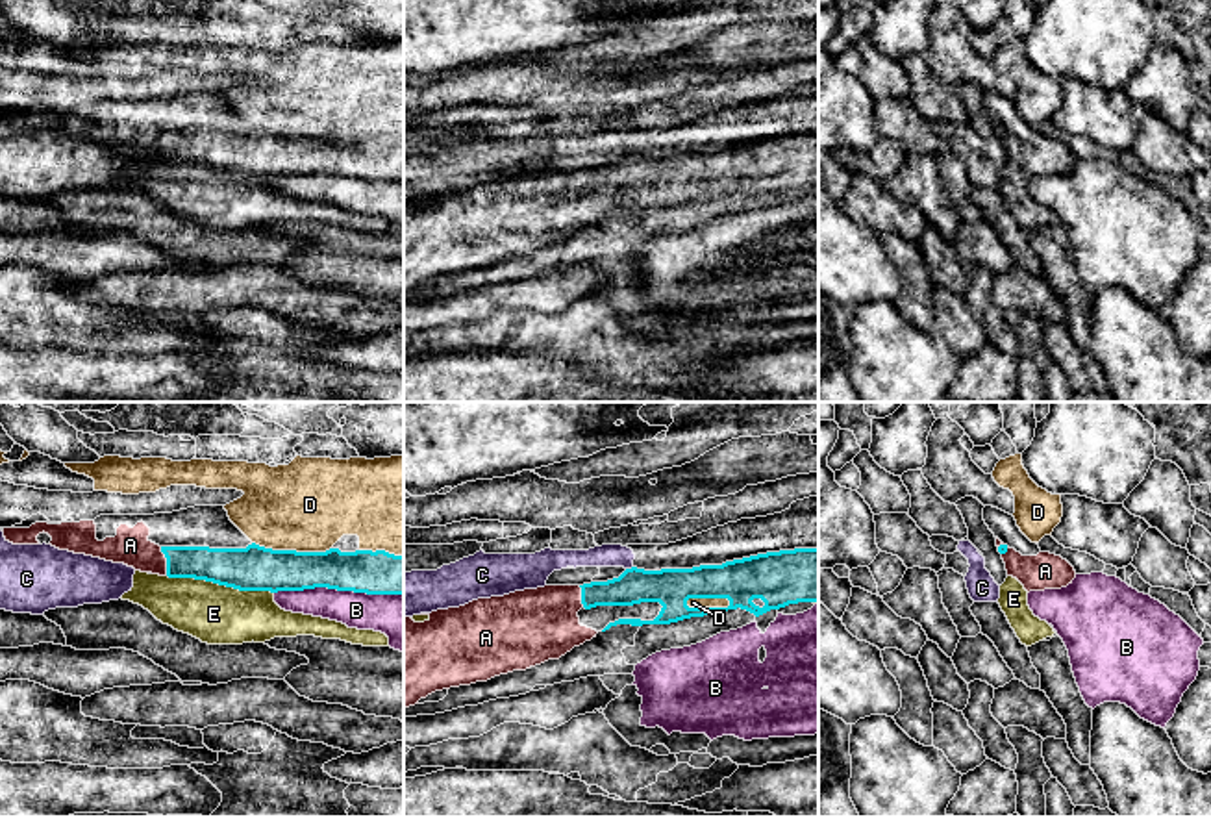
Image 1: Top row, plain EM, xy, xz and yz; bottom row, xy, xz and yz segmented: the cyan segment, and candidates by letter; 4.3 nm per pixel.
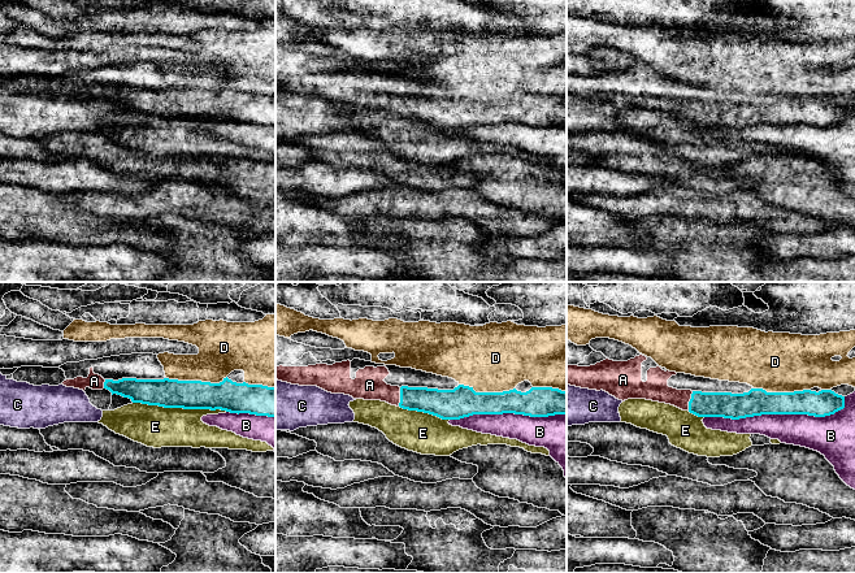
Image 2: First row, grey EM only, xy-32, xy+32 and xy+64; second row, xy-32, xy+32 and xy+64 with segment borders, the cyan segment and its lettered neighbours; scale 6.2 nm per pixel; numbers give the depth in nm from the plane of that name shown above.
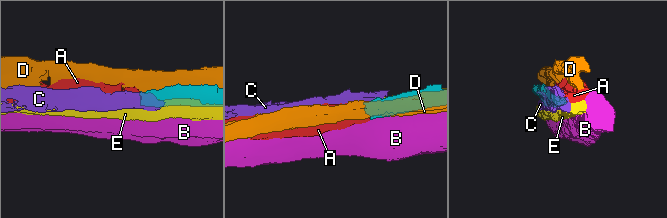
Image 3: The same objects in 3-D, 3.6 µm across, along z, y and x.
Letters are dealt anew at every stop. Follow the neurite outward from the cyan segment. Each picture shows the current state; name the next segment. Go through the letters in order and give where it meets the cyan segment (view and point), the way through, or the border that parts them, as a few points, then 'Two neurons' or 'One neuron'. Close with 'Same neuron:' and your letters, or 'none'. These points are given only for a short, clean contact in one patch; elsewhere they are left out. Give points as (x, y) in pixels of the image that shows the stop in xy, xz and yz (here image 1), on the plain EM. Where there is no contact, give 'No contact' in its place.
A: Touches cyan at xy (167, 147). Path across: xy (221, 150), (167, 147), (149, 143), (130, 130). One neuron
B: Touches cyan at xy (339, 175). Two neurons
C: Touches cyan at xz (628, 154). Boundary: xz (632, 150), (626, 154). Two neurons
D: Touches cyan at xz (710, 182). Two neurons
E: Touches cyan at xy (221, 169). Two neurons
Same neuron: A

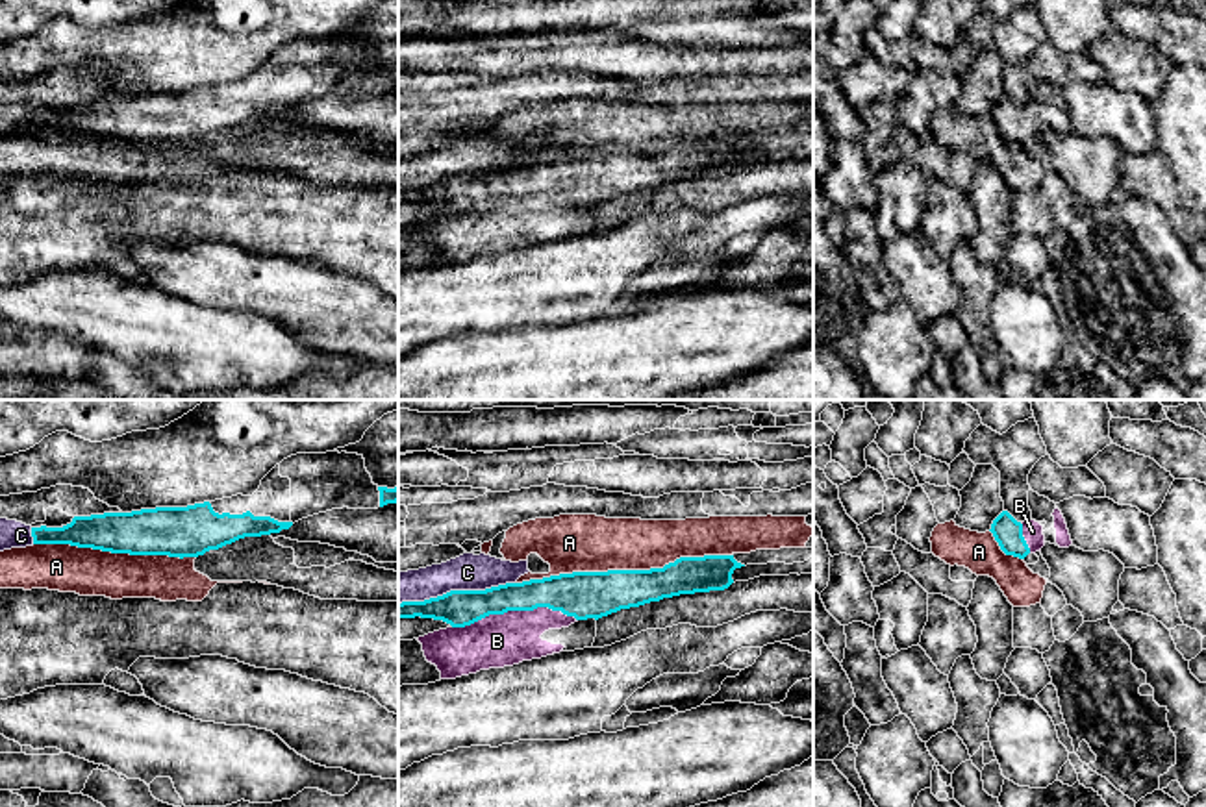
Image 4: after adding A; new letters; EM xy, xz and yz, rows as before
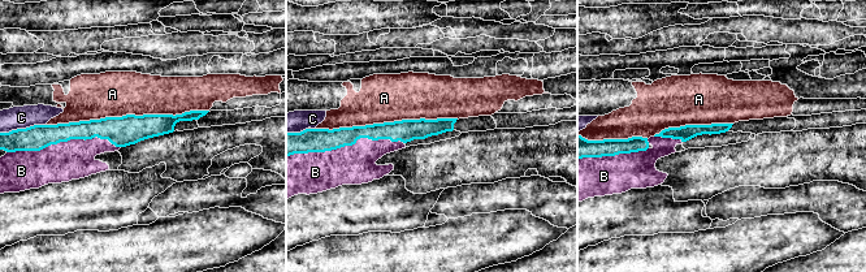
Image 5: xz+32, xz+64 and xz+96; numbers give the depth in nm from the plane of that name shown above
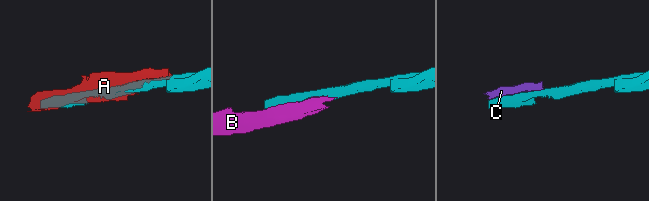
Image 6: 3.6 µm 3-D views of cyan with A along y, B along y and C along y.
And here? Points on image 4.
A: Touches cyan at xz (623, 156). Two neurons
B: Touches cyan at xz (514, 195). One neuron
C: Touches cyan at xz (456, 176). Two neurons
Same neuron: B

